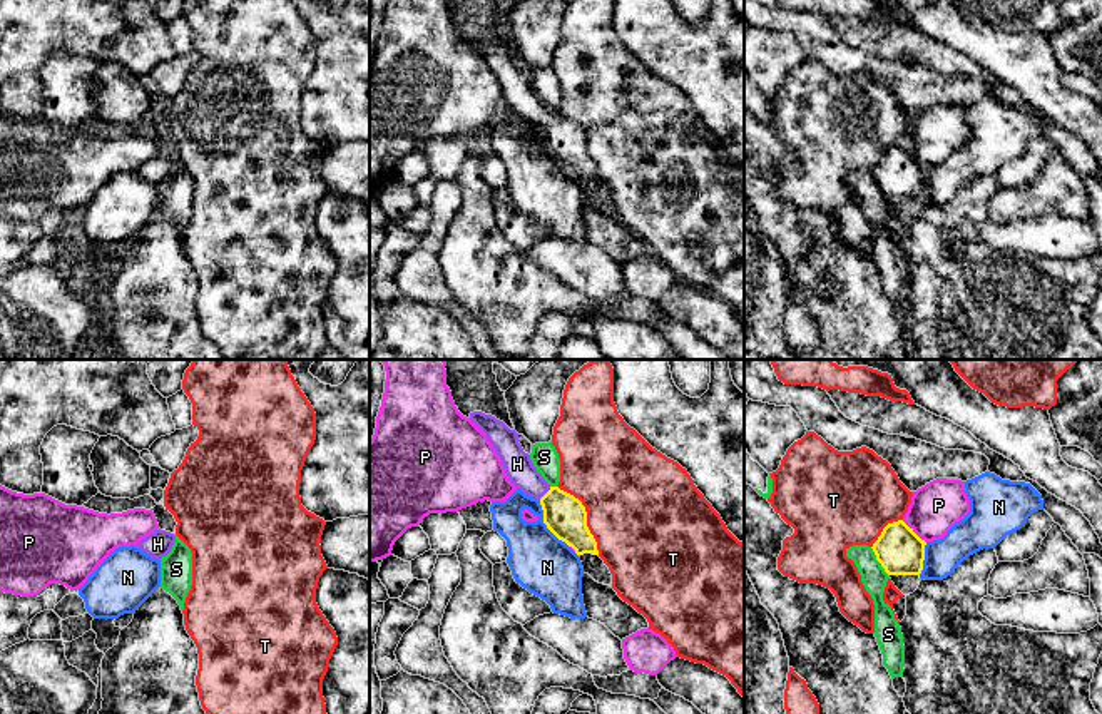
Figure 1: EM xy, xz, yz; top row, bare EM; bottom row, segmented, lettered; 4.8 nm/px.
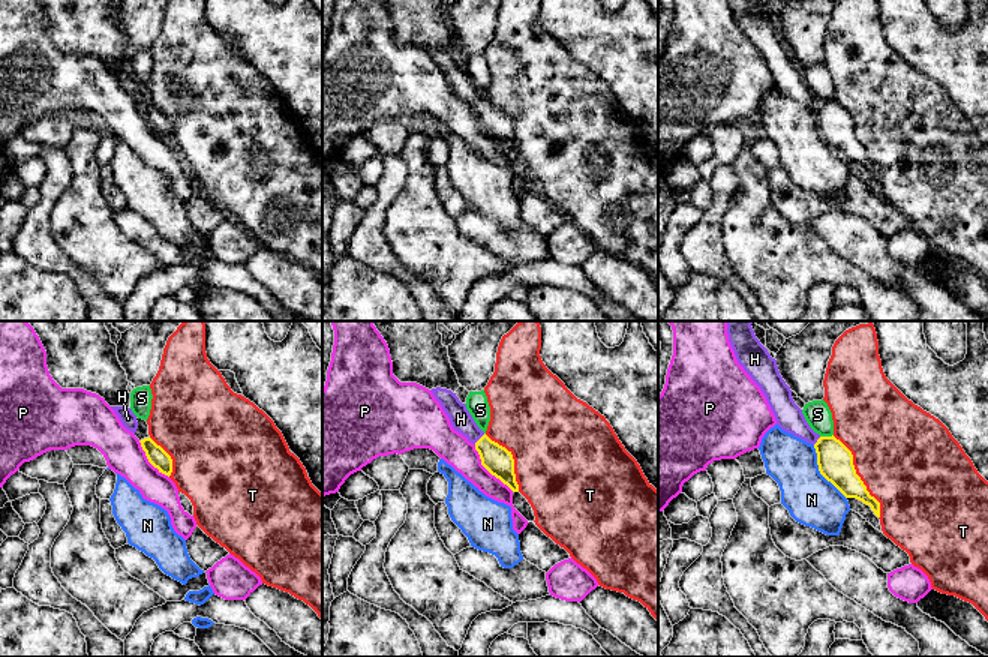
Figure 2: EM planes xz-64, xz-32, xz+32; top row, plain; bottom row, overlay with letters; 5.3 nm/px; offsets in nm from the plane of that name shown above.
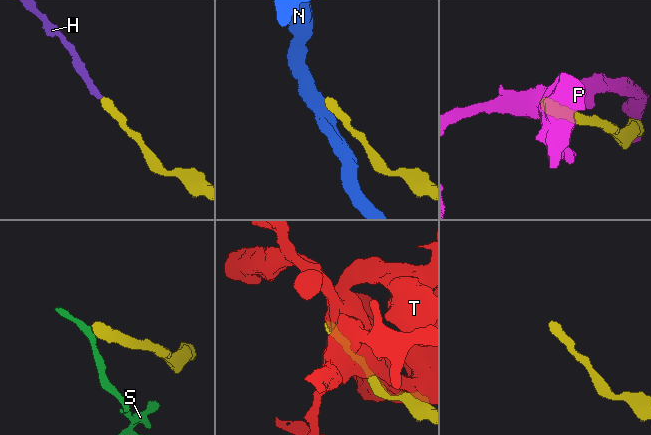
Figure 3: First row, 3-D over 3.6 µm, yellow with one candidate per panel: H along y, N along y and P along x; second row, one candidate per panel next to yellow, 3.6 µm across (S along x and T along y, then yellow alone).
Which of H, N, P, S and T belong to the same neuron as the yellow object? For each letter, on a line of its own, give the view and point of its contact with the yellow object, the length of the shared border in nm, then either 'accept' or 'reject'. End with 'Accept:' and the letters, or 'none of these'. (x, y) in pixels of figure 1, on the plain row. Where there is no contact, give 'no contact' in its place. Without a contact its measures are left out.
H: xz (545, 119) | 90 nm | accept
N: xz (545, 149) | 280 nm | reject
P: yz (912, 156) | 160 nm | reject
S: yz (878, 186) | 170 nm | reject
T: xz (586, 142) | 400 nm | reject
Accept: H

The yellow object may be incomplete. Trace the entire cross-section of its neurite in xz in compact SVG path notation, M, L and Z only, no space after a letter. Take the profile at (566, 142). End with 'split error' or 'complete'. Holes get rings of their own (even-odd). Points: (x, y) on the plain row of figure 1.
M482 37L470 38L470 45L487 60L502 85L508 105L525 120L537 124L543 135L543 149L577 181L599 181L597 167L587 152L587 137L579 124L550 112L533 92L530 80L518 69L518 59L503 47Z | split error

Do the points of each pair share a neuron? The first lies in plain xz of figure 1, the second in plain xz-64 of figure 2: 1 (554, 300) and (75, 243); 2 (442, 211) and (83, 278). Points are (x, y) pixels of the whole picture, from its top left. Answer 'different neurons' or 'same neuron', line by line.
1: same neuron
2: same neuron

